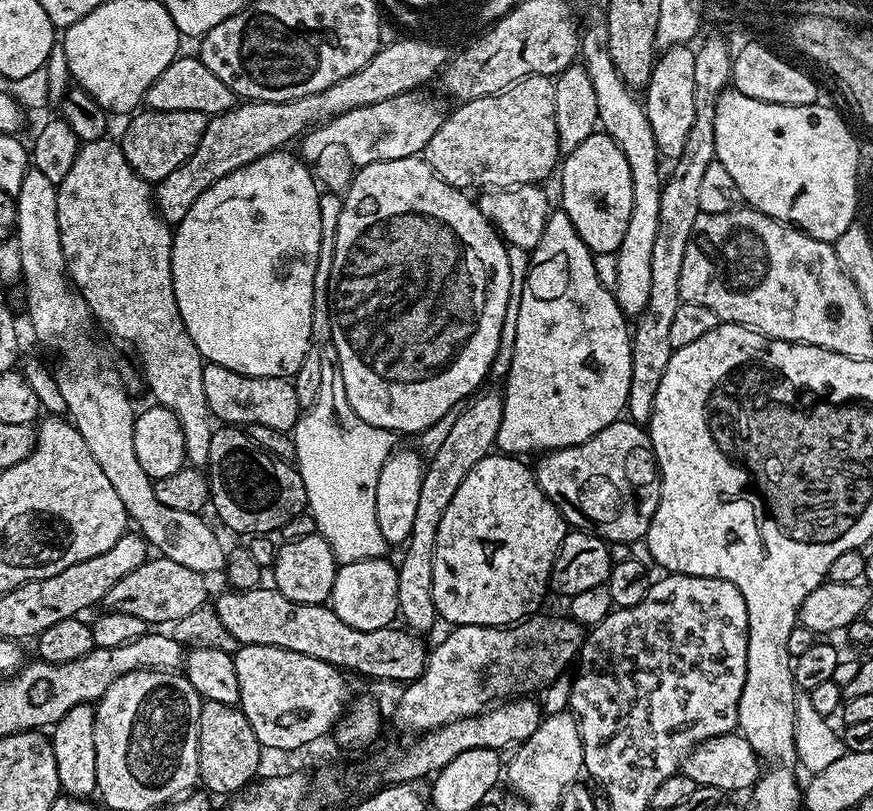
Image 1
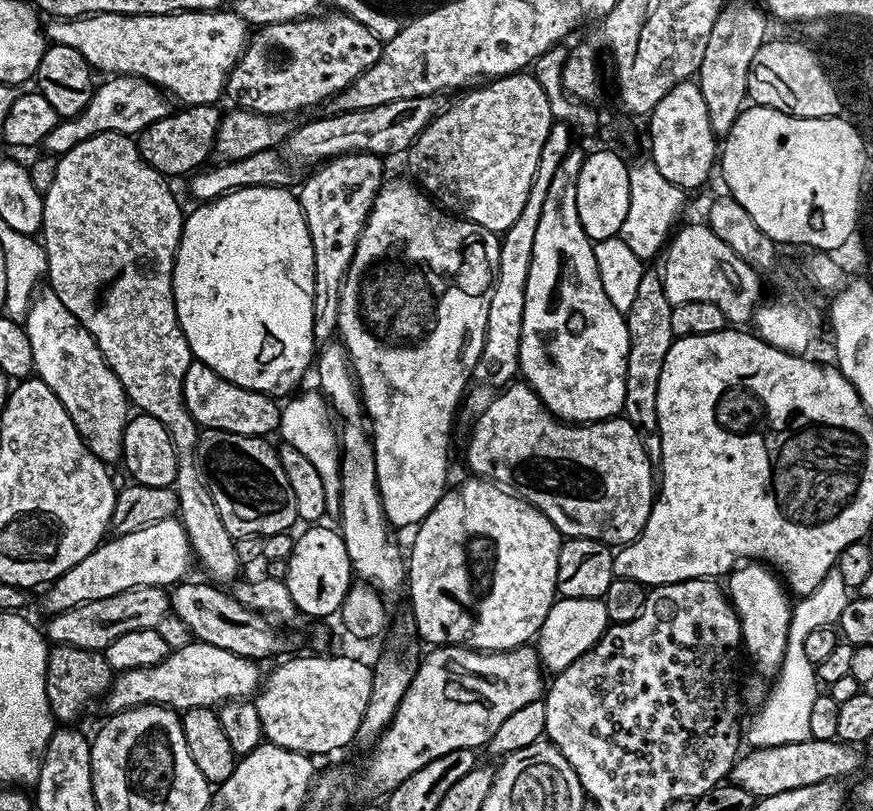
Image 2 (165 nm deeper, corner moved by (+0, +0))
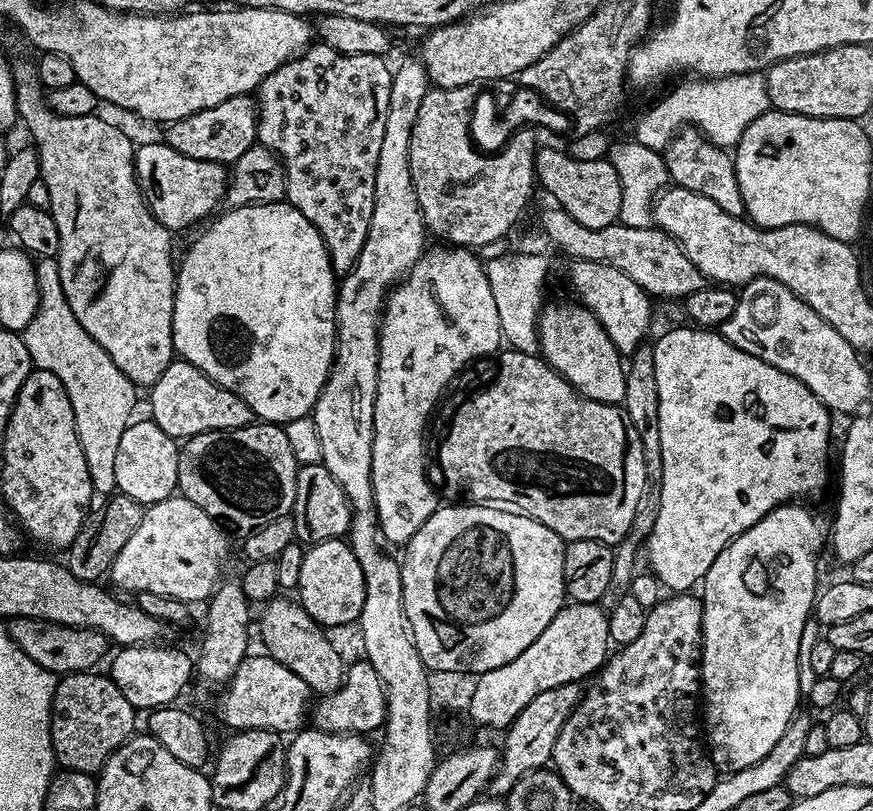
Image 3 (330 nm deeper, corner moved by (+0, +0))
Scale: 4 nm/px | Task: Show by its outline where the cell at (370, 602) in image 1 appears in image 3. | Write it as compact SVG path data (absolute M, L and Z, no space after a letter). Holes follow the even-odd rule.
M436 246L429 247L414 262L414 266L408 271L408 275L388 293L384 302L384 315L380 318L380 353L378 354L378 390L376 391L376 405L374 406L374 446L372 447L372 485L374 486L374 502L376 513L380 519L380 535L385 541L392 544L407 545L410 537L420 529L434 514L438 507L436 492L424 473L424 427L428 424L428 415L436 404L436 399L444 392L444 387L467 366L471 360L479 356L488 356L492 351L495 353L501 347L502 337L500 334L500 323L498 322L498 306L494 306L494 294L490 291L490 282L486 278L484 269L485 261L475 251L461 248L459 246Z

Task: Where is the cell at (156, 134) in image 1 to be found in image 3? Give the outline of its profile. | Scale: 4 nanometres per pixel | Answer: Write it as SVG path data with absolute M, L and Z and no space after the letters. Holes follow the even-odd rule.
M251 95L226 98L226 102L218 102L218 106L210 106L206 110L198 110L198 114L172 121L163 129L162 140L178 150L178 154L186 154L186 158L202 158L202 162L230 166L258 143L259 117L258 105Z

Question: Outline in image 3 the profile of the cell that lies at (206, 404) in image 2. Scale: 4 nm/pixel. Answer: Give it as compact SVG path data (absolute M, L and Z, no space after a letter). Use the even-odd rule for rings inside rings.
M179 358L173 359L166 370L162 370L162 378L151 385L150 392L150 419L174 438L187 438L214 430L234 430L251 424L254 420L250 406L246 406L246 402L242 402L238 394L218 386L218 382L202 374L202 370Z

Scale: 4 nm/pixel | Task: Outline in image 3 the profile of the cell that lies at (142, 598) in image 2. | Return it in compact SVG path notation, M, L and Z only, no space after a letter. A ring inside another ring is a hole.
M11 617L6 627L10 638L26 654L26 658L34 658L38 666L42 666L53 674L67 674L69 672L90 672L104 656L104 651L110 648L110 641L98 630L93 628L75 628L65 624L55 624L49 620L38 618Z

